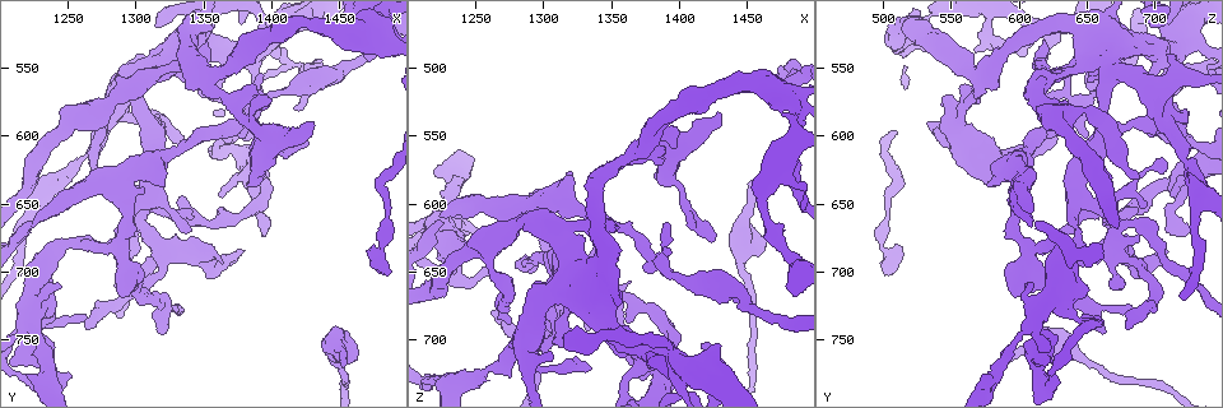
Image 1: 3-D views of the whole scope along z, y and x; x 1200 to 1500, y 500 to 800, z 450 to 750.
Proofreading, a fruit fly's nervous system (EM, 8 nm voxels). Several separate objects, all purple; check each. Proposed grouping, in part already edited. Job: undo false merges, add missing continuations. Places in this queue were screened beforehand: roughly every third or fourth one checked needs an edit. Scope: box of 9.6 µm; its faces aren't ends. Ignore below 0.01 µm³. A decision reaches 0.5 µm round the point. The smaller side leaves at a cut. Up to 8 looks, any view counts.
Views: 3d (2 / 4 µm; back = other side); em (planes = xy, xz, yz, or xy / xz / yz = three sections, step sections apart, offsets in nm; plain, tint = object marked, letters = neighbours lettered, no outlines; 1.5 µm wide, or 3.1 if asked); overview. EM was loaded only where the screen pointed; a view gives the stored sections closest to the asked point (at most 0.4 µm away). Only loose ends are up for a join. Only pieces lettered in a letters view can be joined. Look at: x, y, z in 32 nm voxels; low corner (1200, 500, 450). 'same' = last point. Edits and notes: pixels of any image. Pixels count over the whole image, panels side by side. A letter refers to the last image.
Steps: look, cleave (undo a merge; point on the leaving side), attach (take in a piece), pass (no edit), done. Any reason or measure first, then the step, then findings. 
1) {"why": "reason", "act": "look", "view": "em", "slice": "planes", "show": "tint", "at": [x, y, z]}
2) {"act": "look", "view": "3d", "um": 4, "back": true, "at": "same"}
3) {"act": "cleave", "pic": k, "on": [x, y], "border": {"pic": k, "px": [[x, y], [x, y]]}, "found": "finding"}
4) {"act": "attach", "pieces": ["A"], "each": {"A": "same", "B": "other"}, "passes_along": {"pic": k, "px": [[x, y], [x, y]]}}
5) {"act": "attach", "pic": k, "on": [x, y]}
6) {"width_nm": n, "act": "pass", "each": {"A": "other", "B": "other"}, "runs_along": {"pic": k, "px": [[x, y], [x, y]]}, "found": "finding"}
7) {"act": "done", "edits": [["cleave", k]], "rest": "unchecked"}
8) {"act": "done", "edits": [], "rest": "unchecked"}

{"act": "look", "view": "em", "slice": "planes", "show": "letters", "at": [1454, 768, 584]}

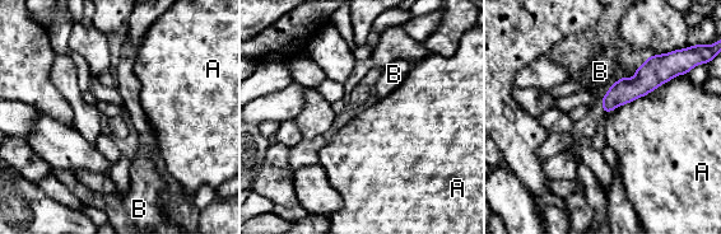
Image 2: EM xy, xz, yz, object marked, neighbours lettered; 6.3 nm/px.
{"act": "pass", "each": {"A": "other", "B": "other"}, "found": "none of them fits"}

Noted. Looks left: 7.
{"why": "branch stops here", "act": "look", "view": "em", "slice": "planes", "show": "letters", "at": [1220, 778, 578]}

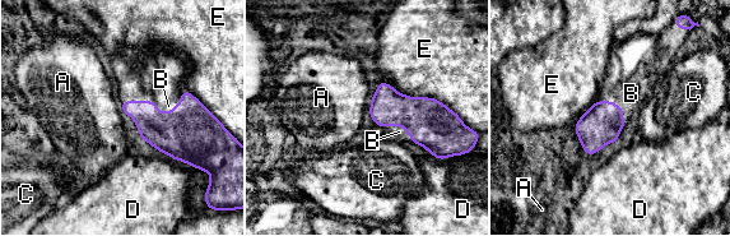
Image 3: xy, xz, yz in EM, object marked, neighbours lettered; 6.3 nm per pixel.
{"act": "attach", "pieces": ["B"], "each": {"A": "other", "B": "same", "C": "other", "D": "other", "E": "other"}, "passes_along": {"pic": 3, "px": [[601, 124], [614, 102], [631, 93]]}, "found": "the neuron continues"}

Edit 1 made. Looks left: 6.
{"why": "branch stops here", "act": "look", "view": "em", "slice": "planes", "show": "tint", "at": [1264, 744, 682]}

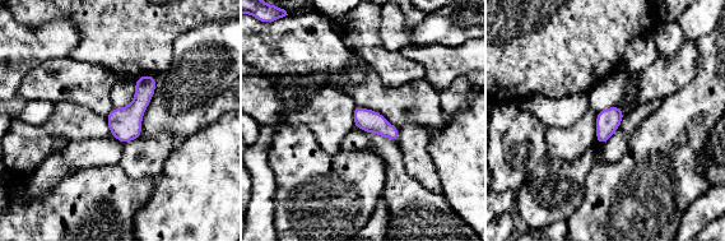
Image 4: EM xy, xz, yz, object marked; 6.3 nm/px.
{"why": "see the neighbours", "act": "look", "view": "em", "slice": "planes", "show": "letters", "at": "same"}

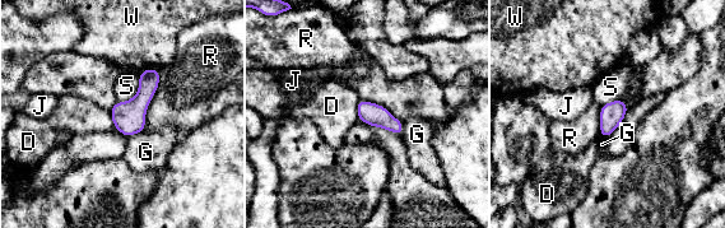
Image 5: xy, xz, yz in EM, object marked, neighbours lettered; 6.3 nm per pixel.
{"act": "pass", "each": {"D": "other", "G": "other", "J": "other", "R": "other", "S": "other", "W": "other"}, "border": {"pic": 5, "px": [[143, 130], [126, 136]]}, "found": "no lettered piece goes on from it"}

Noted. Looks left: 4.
{"act": "done", "edits": [["attach", 3]], "rest": "unchecked"}

